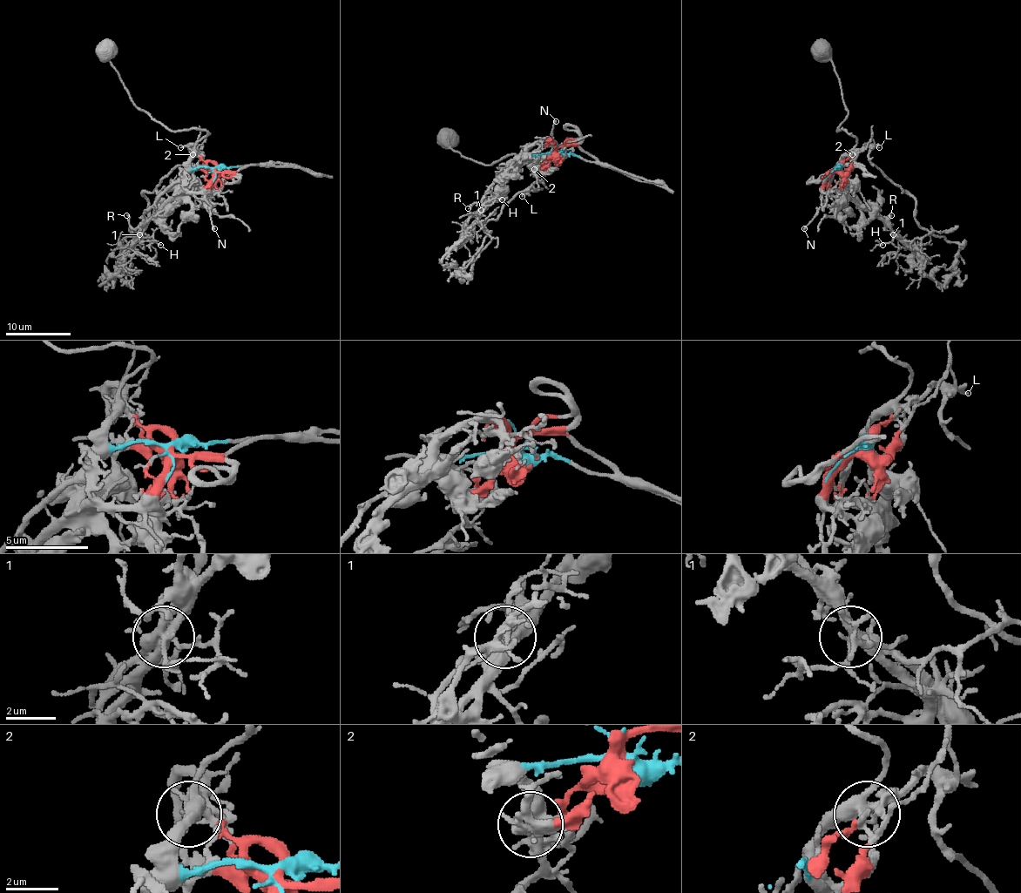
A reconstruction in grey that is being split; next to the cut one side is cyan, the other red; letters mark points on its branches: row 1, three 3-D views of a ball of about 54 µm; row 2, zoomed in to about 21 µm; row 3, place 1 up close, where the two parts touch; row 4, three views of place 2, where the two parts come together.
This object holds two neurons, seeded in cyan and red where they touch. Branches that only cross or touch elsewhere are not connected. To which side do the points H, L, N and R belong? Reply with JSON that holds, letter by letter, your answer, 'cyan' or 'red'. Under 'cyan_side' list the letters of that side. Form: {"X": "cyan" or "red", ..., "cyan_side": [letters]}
{"H": "cyan", "L": "cyan", "N": "red", "R": "cyan", "cyan_side": ["H", "L", "R"]}

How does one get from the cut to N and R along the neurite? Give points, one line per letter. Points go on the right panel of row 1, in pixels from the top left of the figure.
N: (834, 169), (826, 180), (820, 210), (803, 229)
R: (834, 169), (837, 167), (846, 186), (882, 218), (884, 227), (891, 214)

